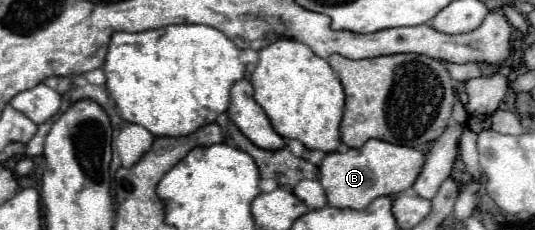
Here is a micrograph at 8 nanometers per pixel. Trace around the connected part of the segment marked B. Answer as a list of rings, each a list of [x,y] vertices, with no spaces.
[[[370,139],[360,149],[348,149],[346,153],[338,153],[338,151],[328,153],[318,167],[320,169],[318,179],[332,207],[364,209],[376,197],[398,195],[410,189],[416,177],[420,175],[424,161],[426,161],[426,155],[414,147]]]

